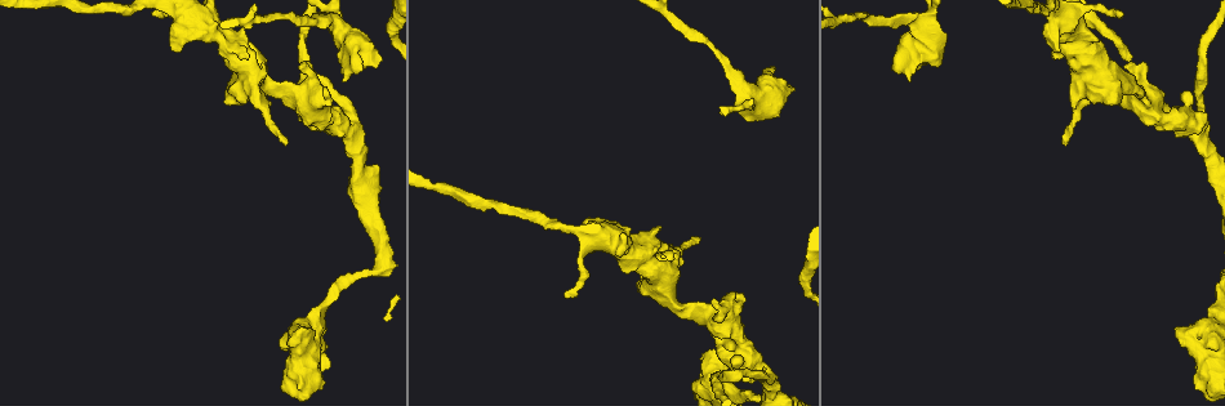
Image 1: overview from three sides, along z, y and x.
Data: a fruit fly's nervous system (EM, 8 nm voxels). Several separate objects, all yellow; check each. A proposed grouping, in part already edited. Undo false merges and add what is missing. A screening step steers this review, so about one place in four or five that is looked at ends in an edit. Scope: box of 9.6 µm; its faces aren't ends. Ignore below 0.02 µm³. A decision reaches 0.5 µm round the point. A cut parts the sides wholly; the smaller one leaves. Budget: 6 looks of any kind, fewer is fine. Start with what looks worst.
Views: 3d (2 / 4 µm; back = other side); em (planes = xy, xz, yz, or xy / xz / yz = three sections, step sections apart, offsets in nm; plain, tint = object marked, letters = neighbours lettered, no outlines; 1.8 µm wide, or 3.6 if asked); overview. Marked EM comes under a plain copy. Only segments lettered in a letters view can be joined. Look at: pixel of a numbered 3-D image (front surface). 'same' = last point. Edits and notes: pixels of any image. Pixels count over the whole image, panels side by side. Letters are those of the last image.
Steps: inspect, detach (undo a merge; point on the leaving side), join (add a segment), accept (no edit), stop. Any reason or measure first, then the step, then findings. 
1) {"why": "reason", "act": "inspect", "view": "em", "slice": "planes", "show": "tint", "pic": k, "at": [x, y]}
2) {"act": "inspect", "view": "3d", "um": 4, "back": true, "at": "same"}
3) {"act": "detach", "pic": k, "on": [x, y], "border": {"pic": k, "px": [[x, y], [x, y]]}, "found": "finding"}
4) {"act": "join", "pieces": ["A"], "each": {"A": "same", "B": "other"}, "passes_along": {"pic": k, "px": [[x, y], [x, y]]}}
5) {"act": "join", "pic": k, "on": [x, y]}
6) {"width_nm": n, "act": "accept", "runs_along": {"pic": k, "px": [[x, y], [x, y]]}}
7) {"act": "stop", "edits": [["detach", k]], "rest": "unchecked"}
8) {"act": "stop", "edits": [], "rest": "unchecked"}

{"why": "four arms meet", "act": "inspect", "view": "em", "um": 3.6, "slice": "xz", "step": 4, "show": "tint", "pic": 1, "at": [743, 350]}

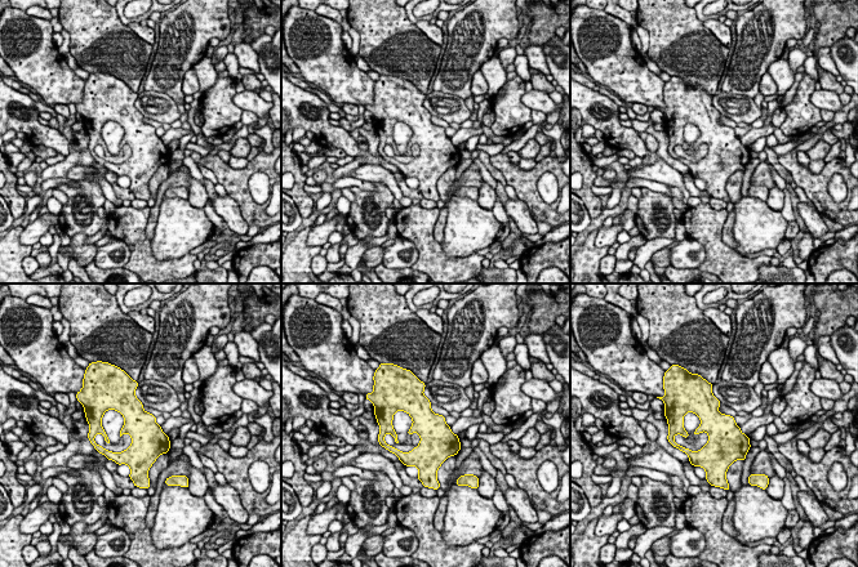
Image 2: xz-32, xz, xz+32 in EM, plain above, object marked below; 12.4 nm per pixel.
{"why": "another direction", "act": "inspect", "view": "em", "um": 3.6, "slice": "planes", "show": "letters", "at": "same"}

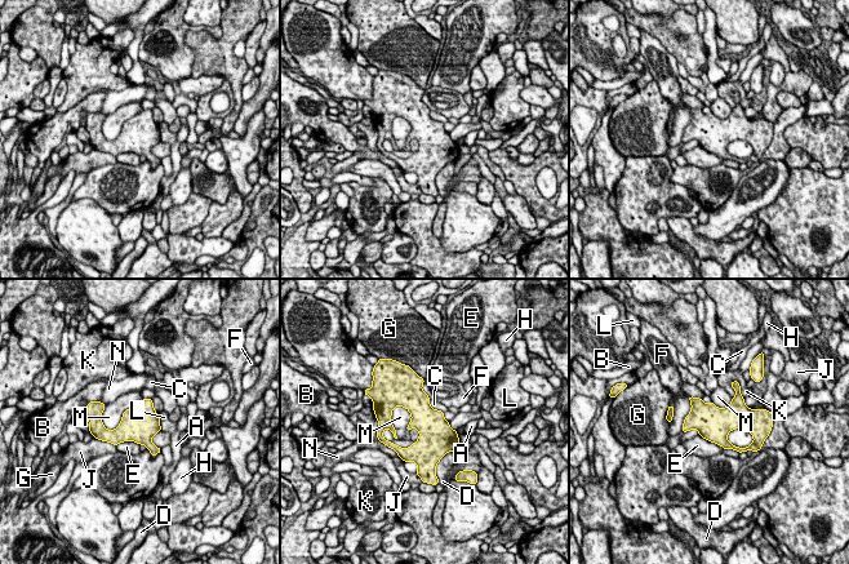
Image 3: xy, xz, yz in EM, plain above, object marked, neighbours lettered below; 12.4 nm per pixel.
{"act": "accept", "each": {"A": "other", "B": "other", "C": "other", "D": "other", "E": "other", "F": "other", "G": "other", "H": "other", "J": "other", "K": "other", "L": "other", "M": "other", "N": "other"}, "border": {"pic": 3, "px": [[143, 399], [114, 429], [103, 426]]}, "found": "one neuron here"}

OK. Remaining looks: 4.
{"why": "abrupt turn", "act": "inspect", "view": "3d", "um": 4, "pic": 1, "at": [635, 257]}

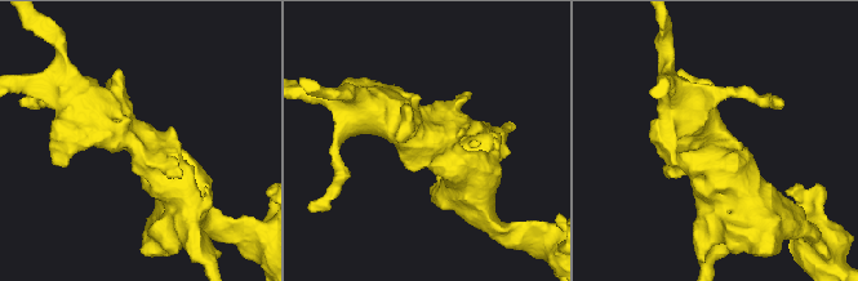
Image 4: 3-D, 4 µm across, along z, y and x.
{"act": "inspect", "view": "em", "slice": "xz", "step": 16, "show": "tint", "pic": 4, "at": [424, 141]}

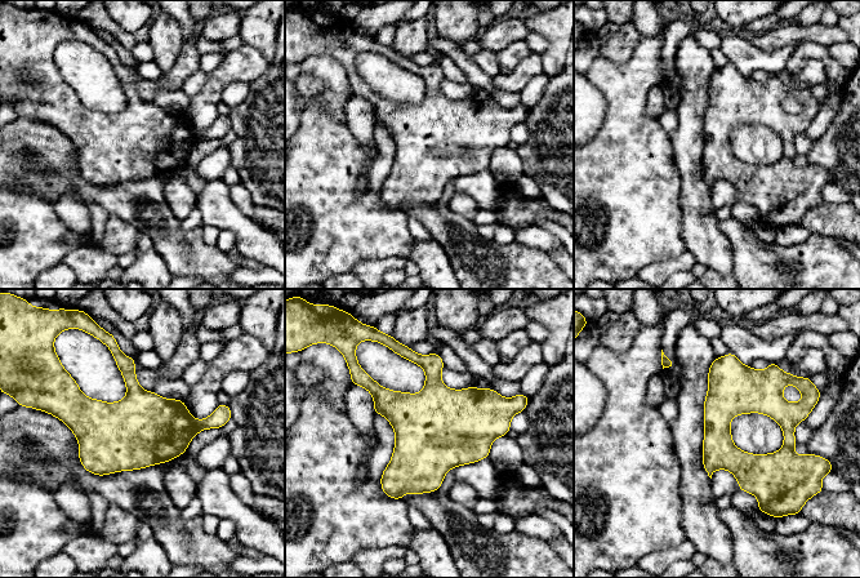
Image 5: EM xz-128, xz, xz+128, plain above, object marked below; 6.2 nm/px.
{"act": "inspect", "view": "em", "slice": "xz", "step": 16, "show": "letters", "at": "same"}

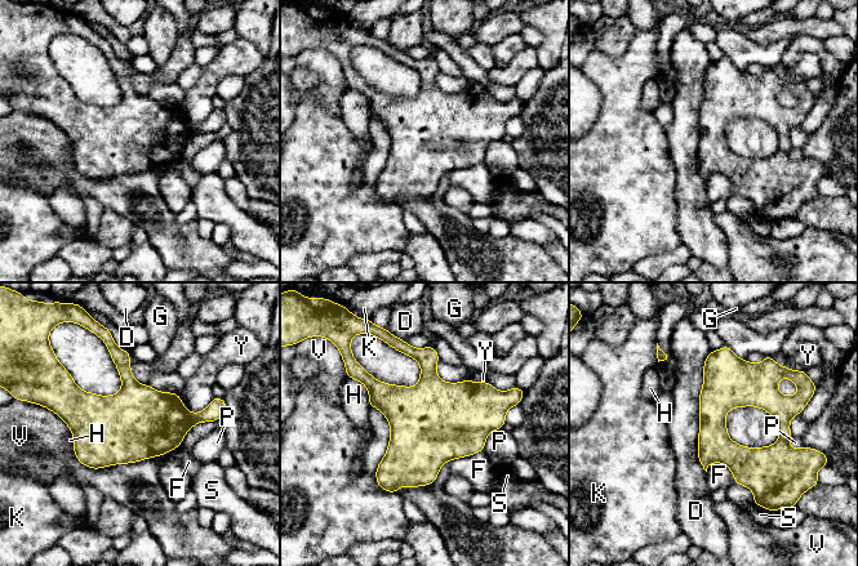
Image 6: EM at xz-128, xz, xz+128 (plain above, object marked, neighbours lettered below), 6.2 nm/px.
{"longest_contact_nm": ["D", 750], "act": "accept", "each": {"D": "other", "F": "other", "G": "other", "H": "other", "K": "other", "P": "other", "S": "other", "V": "other", "Y": "other"}, "found": "all the same neuron"}

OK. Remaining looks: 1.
{"act": "stop", "edits": [], "rest": "unchecked"}

